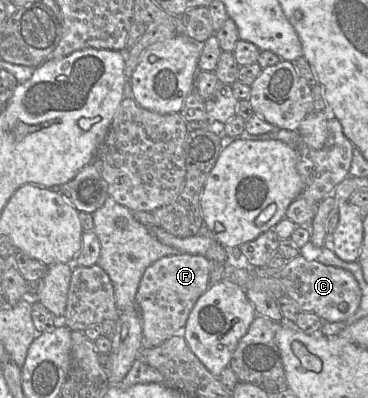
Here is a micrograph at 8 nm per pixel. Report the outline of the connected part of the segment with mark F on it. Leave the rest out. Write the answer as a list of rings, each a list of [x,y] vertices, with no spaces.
[[[180,252],[156,260],[144,271],[136,294],[142,322],[142,348],[150,348],[181,333],[199,297],[209,288],[213,261],[202,255]]]

